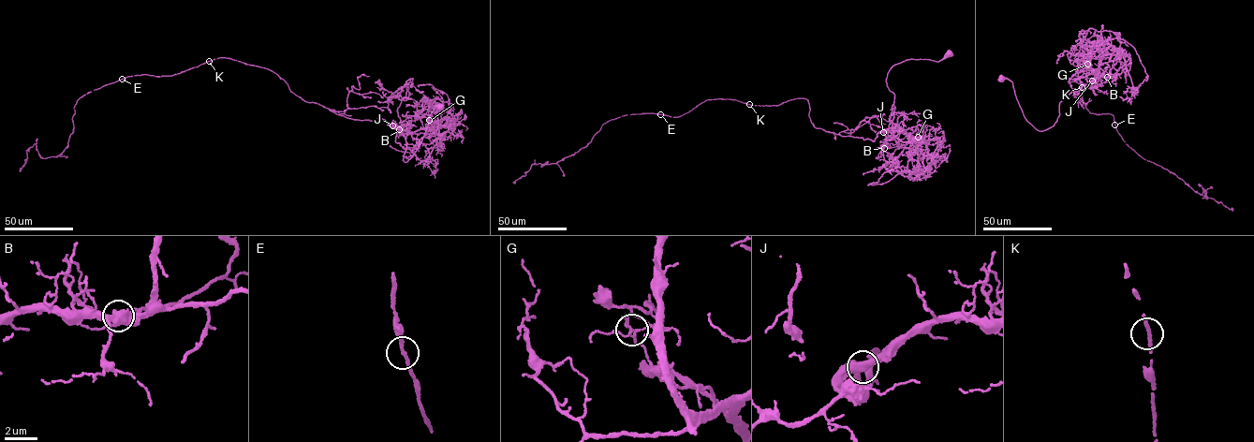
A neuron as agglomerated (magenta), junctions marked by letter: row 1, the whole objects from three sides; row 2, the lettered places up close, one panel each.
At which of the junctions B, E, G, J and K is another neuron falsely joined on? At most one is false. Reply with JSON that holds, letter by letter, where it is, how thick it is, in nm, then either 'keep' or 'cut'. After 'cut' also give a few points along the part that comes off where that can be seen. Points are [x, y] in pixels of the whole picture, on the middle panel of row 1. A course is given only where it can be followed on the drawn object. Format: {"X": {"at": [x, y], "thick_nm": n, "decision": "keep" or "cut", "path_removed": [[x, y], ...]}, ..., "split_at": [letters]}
{"B": {"at": [884, 148], "thick_nm": 460, "decision": "keep"}, "E": {"at": [660, 114], "thick_nm": 200, "decision": "keep"}, "G": {"at": [918, 137], "thick_nm": 100, "decision": "cut", "path_removed": [[918, 137], [907, 135], [922, 171], [885, 171], [868, 185], [907, 169], [916, 150], [892, 123], [892, 105]]}, "J": {"at": [883, 132], "thick_nm": 460, "decision": "keep"}, "K": {"at": [749, 104], "thick_nm": 190, "decision": "keep"}, "split_at": ["G"]}

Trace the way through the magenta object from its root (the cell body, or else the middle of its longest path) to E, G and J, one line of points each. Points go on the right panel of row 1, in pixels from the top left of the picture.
E: (1001, 78), (1041, 131), (1064, 97), (1100, 75), (1102, 86), (1066, 80), (1077, 78), (1089, 112), (1114, 125)
G: (1001, 78), (1011, 82), (1024, 117), (1041, 131), (1054, 125), (1064, 97), (1096, 80), (1098, 73), (1087, 64)
J: (1001, 78), (1011, 82), (1024, 117), (1041, 131), (1054, 125), (1064, 97), (1092, 81)

